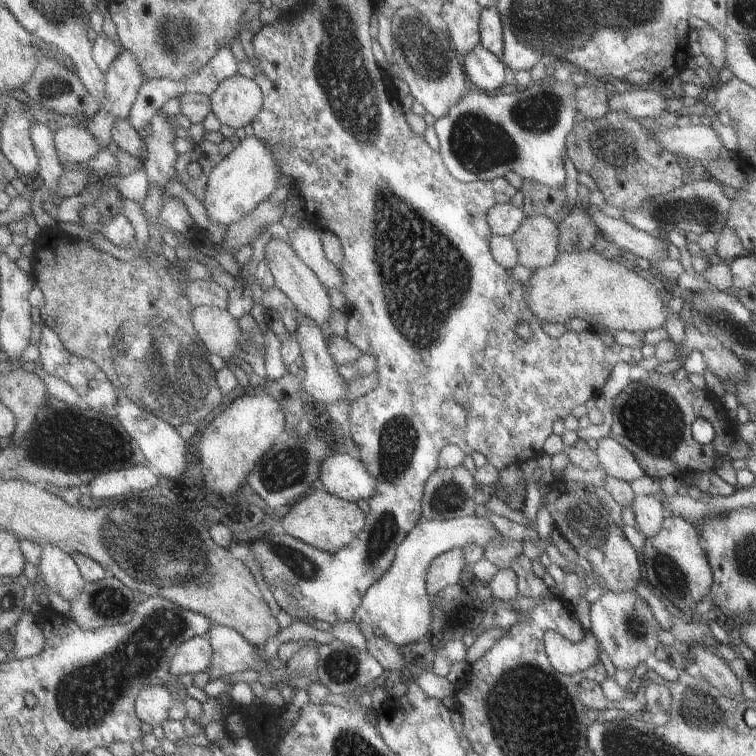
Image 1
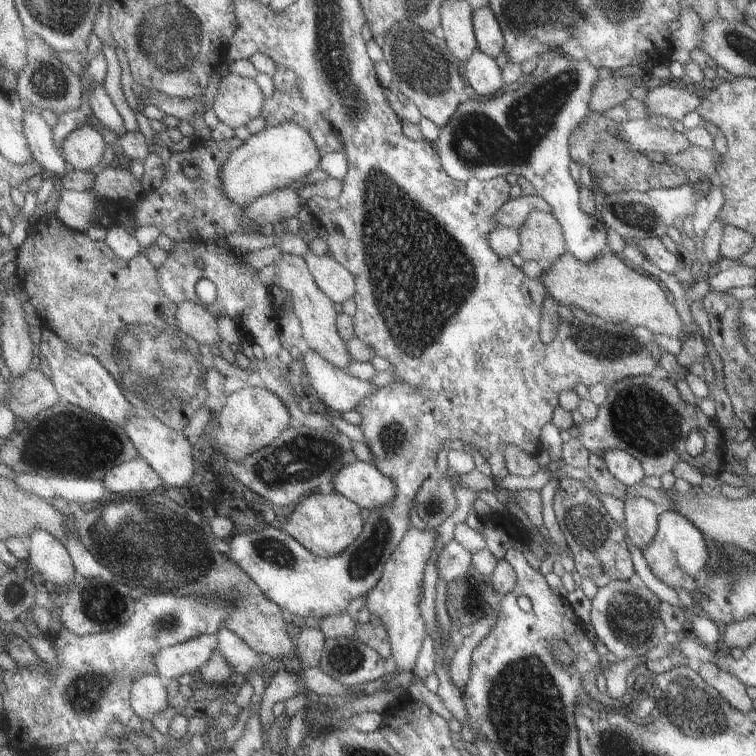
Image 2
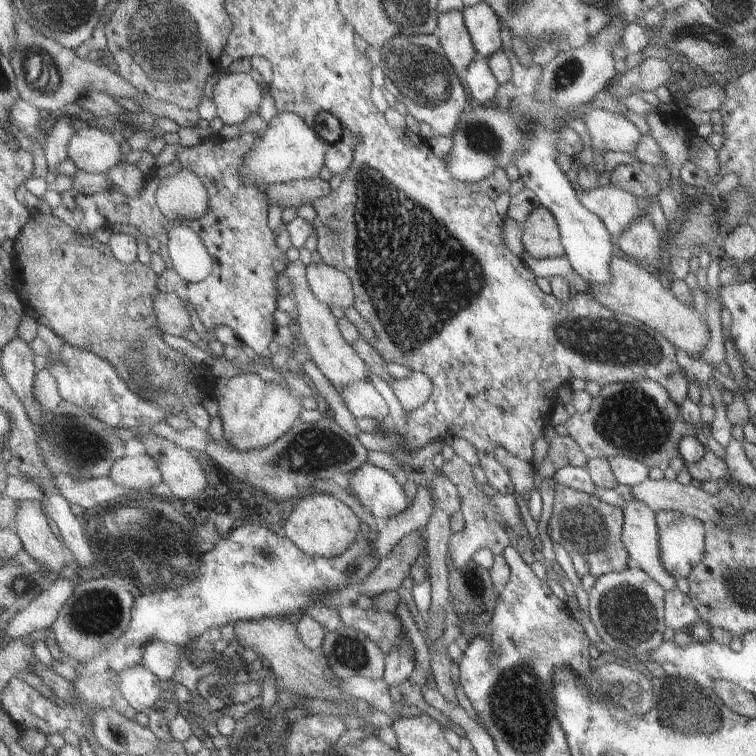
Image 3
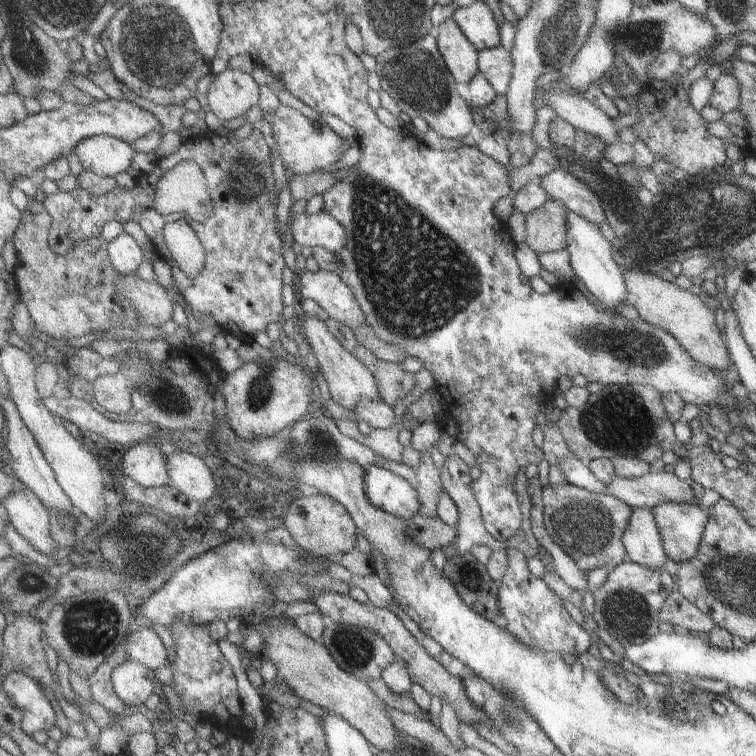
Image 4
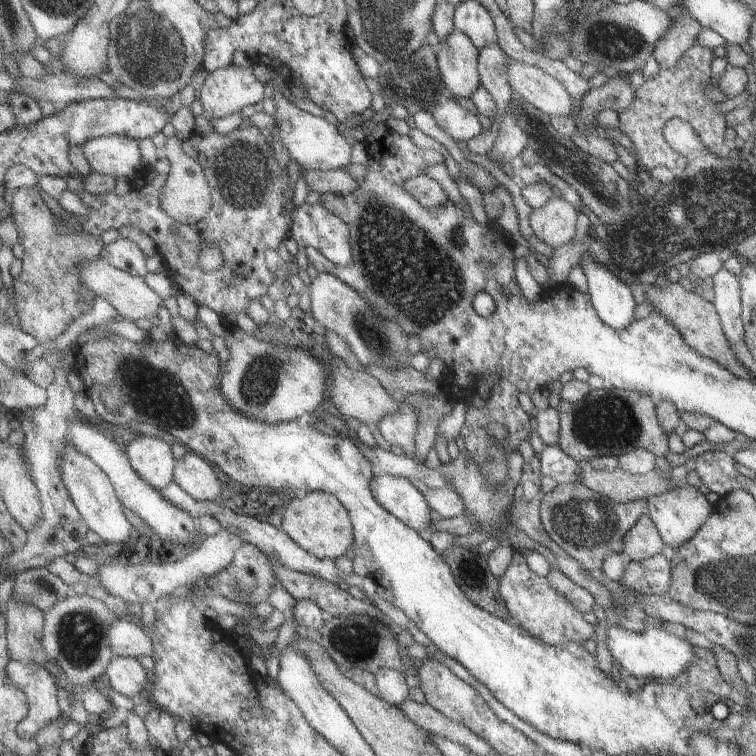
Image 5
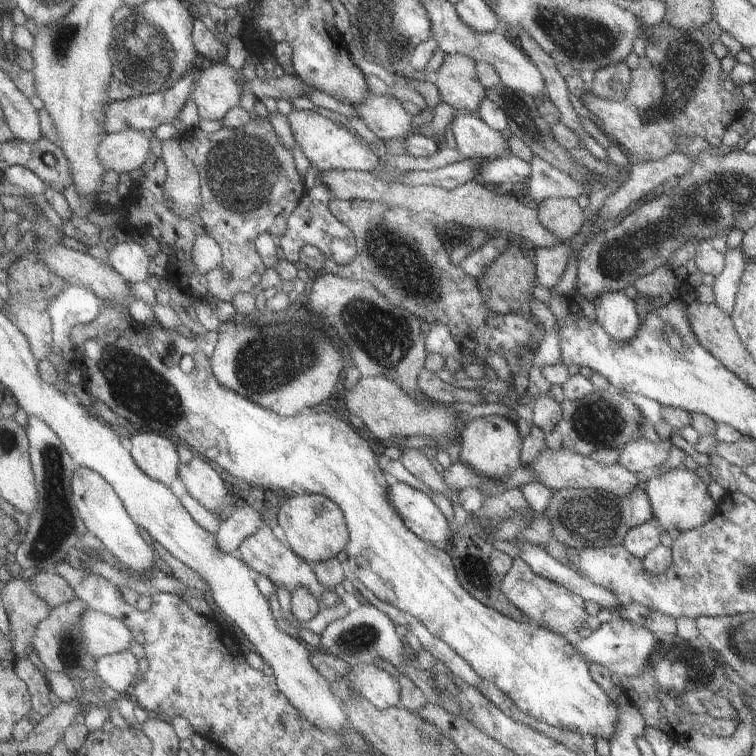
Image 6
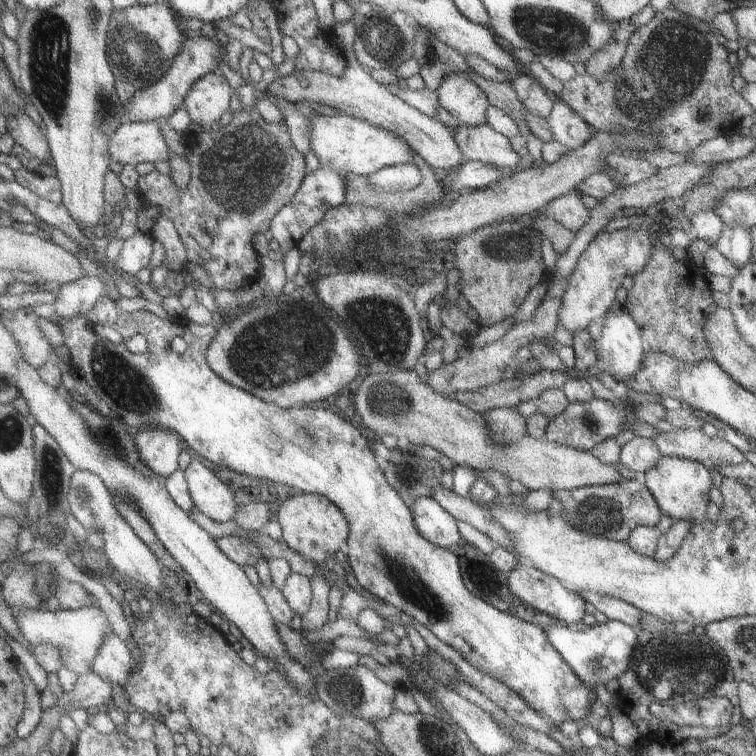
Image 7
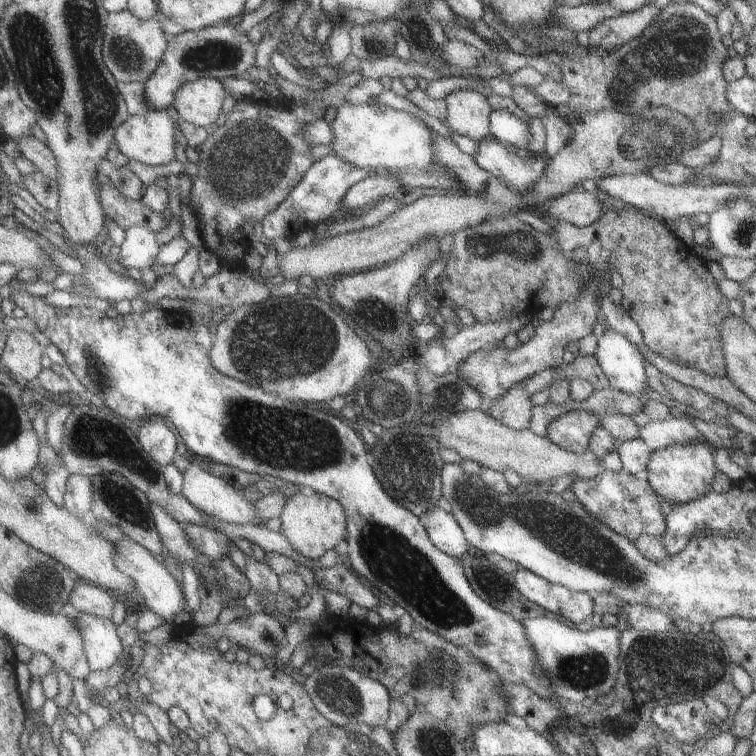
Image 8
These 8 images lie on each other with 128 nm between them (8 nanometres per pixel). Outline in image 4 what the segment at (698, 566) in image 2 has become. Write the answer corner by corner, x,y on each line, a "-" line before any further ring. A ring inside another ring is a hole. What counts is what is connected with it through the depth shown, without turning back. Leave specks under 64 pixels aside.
661,502
650,510
665,557
675,563
689,560
707,521
705,508
687,502

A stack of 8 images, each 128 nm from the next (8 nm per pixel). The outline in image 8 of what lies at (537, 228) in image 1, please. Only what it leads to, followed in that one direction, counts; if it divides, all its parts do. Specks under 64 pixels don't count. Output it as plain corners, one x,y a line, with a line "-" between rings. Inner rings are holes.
569,190
552,199
547,215
557,221
569,222
575,227
583,227
598,220
602,214
602,204
592,192

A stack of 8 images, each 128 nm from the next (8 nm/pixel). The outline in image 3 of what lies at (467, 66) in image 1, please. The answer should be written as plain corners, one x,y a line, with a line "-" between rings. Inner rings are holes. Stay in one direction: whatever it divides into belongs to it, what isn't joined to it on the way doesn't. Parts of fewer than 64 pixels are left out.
473,60
463,72
460,73
461,83
464,90
469,93
470,97
475,99
477,103
491,101
494,97
498,84
495,78
491,76
491,70
487,68
487,64
481,60

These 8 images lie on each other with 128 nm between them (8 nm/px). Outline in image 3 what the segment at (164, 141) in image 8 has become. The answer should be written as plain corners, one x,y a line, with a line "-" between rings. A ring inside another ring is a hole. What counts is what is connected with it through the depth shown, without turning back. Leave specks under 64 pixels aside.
86,126
69,142
68,157
78,170
107,173
124,161
127,150
127,144
114,134

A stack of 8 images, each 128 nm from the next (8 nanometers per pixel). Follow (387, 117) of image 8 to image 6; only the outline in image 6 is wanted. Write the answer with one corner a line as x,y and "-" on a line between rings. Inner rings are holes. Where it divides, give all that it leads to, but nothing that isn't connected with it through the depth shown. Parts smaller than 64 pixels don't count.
292,108
286,115
289,131
291,131
295,144
302,150
305,158
311,166
315,166
319,171
353,169
356,171
369,171
379,164
379,159
369,149
369,144
359,144
359,142
344,126
334,123
331,120
315,113
309,109

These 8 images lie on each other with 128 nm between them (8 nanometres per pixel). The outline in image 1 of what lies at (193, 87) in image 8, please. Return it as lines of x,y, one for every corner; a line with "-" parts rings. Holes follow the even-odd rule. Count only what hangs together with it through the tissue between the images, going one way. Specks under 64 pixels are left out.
237,74
225,79
210,96
212,113
234,129
251,123
261,108
261,92
253,79

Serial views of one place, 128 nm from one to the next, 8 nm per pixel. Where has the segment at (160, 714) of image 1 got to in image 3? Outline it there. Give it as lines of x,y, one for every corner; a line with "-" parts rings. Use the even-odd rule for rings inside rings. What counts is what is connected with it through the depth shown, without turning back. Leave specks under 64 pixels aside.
143,665
125,668
119,674
119,680
121,695
138,713
151,712
163,694
163,686
159,686
160,679

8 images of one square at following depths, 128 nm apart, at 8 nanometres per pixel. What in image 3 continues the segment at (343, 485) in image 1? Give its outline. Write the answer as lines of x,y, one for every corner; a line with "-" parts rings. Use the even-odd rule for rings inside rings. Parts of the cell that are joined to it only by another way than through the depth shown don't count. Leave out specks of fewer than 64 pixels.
364,463
349,476
349,493
367,508
373,517
389,519
408,506
401,480
381,468

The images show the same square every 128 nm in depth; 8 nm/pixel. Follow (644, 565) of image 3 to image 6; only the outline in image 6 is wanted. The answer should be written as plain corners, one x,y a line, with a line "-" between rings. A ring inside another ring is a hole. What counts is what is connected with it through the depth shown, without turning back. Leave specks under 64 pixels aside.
653,519
646,520
626,531
625,536
622,538
621,546
631,556
640,560
659,544
660,532
661,530
657,528

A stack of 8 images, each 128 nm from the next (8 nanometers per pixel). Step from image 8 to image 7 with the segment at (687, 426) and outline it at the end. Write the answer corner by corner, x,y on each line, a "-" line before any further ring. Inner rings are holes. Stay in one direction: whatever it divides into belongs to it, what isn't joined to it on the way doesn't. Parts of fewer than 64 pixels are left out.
674,427
665,432
657,431
651,442
661,455
699,462
720,458
729,465
745,461
743,454
739,452
739,443
731,444
717,437
709,438
701,430
693,428

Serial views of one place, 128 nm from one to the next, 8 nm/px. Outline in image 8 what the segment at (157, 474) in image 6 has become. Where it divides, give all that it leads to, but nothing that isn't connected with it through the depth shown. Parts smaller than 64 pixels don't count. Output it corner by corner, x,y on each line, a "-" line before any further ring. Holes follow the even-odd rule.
157,415
147,419
147,424
141,424
139,428
139,442
142,448
160,466
172,464
180,449
185,449
179,444
177,437

